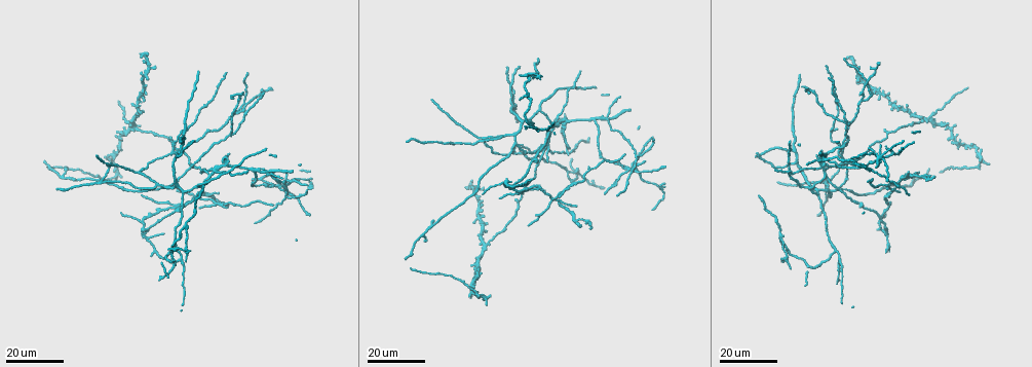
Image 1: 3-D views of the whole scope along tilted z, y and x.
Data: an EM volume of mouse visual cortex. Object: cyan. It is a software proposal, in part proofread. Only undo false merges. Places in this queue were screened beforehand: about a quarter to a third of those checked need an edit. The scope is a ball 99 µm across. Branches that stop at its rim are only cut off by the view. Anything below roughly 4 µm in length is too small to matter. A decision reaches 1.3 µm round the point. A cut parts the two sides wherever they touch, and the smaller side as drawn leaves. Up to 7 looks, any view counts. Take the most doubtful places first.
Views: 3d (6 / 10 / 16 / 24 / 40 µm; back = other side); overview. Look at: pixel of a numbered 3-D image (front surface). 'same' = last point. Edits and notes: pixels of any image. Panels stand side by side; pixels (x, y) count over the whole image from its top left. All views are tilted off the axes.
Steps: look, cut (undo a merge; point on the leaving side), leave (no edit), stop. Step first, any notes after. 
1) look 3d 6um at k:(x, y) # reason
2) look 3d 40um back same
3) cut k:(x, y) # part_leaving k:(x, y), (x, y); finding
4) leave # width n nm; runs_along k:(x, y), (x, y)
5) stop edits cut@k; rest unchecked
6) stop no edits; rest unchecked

look 3d 16um at 1:(209, 175) # four-way junction

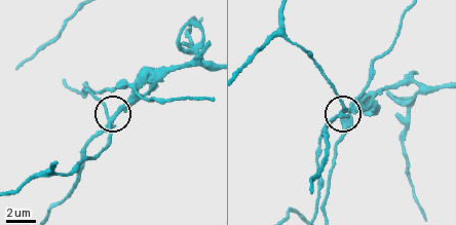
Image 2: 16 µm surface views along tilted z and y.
look 3d 6um at 2:(113, 118) # zoom in

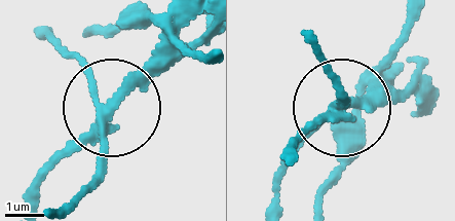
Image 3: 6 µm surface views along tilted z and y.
cut 3:(148, 79) # width 210 nm; part_leaving 3:(101, 124), (35, 197); a second neuron is stuck on

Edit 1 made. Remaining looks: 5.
look overview

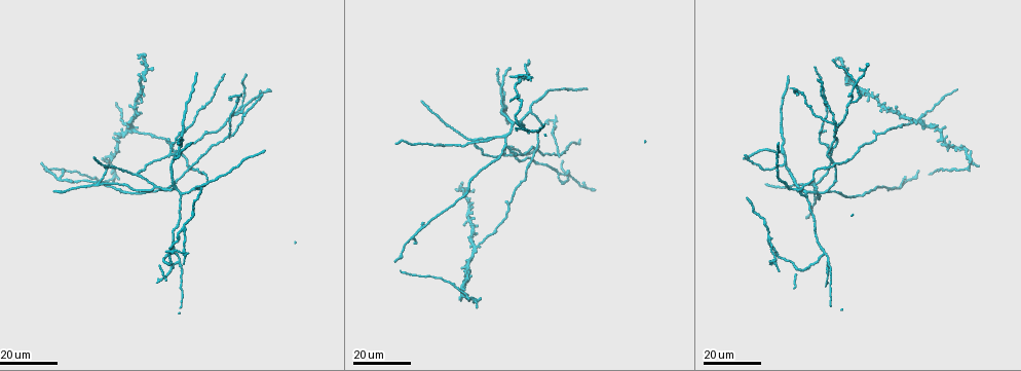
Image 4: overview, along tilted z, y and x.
look 3d 16um at 4:(505, 156) # looks like a crossing

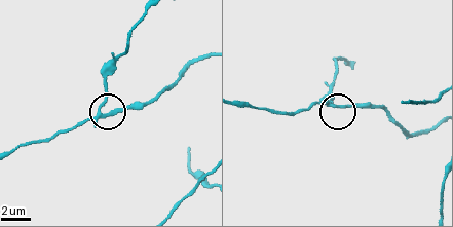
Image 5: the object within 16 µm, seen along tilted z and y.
look 3d 6um at 5:(100, 108)

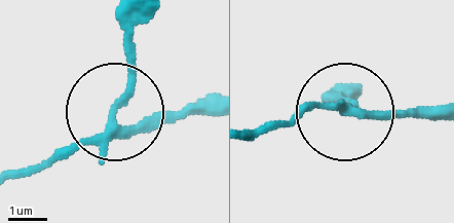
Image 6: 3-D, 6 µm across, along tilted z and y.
cut 6:(128, 75) # part_leaving 6:(114, 128), (128, 21); a second neuron is stuck on

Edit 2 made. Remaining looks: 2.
look 3d 24um at 4:(493, 137)

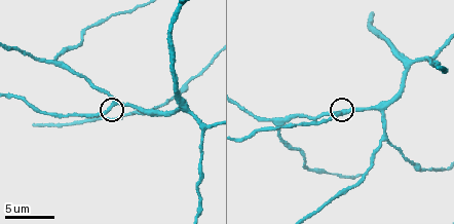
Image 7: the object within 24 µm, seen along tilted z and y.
look 3d 10um at 7:(340, 114) # zoom in

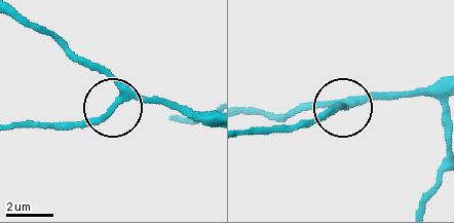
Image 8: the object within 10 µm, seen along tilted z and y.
leave # width 260 nm; runs_along 8:(206, 117), (151, 101), (127, 101), (66, 125); one neuron here

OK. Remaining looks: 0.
stop edits cut@3, cut@6; rest unchecked

